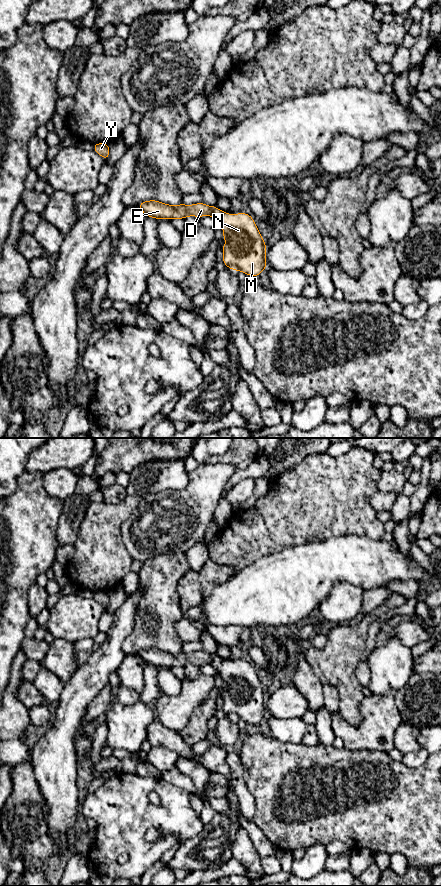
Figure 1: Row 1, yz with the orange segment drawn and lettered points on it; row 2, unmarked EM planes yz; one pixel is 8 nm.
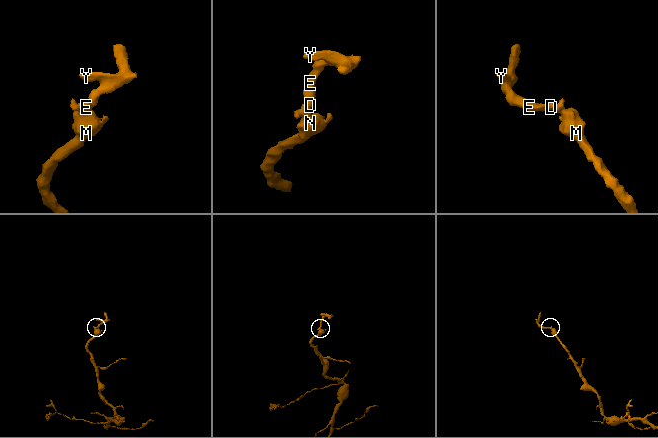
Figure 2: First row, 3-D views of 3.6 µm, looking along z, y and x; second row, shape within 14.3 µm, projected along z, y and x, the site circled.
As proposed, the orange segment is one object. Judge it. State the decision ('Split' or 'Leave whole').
Leave whole

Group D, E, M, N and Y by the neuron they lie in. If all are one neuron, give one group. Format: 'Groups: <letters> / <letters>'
Groups: D E M N Y

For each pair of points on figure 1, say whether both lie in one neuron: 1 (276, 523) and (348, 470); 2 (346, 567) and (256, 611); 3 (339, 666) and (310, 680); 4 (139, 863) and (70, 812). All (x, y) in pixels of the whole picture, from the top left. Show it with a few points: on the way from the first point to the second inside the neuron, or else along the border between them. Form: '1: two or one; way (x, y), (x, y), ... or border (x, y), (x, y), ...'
1: one; way (294, 512), (320, 498), (330, 488)
2: one; way (324, 567), (315, 567), (285, 587), (278, 589)
3: two; border (305, 656), (313, 673), (322, 684)
4: two; border (80, 805), (79, 813)

